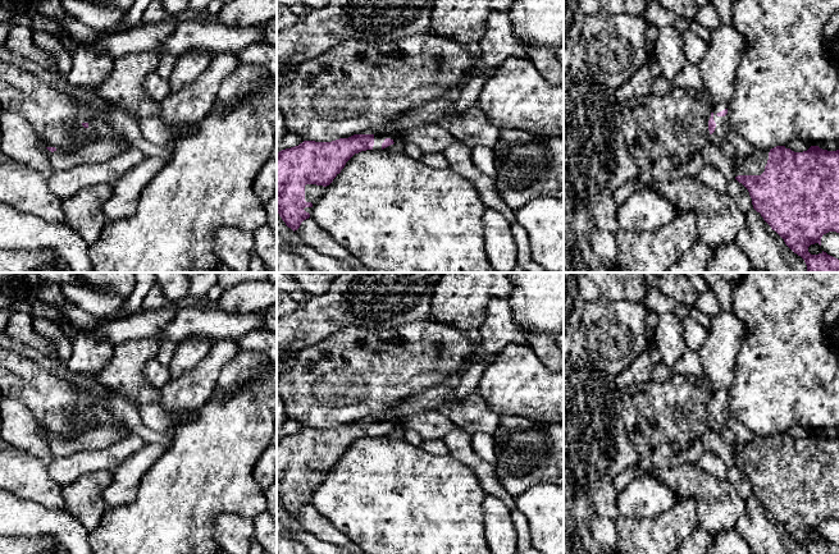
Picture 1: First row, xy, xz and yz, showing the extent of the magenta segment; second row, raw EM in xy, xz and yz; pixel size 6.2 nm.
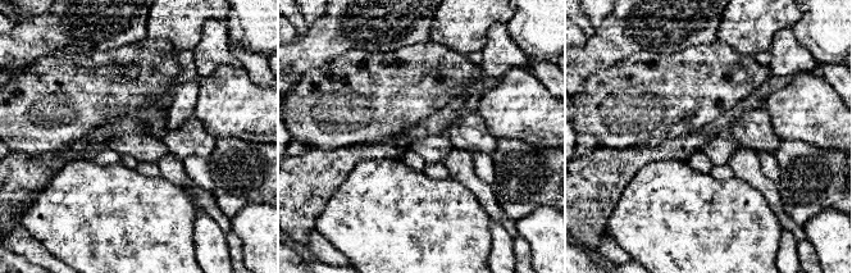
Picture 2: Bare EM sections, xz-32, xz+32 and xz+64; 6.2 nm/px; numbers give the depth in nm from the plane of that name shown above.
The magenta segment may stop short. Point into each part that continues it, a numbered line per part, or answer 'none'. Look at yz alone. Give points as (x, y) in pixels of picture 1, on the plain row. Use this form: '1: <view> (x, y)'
1: yz (723, 412)

